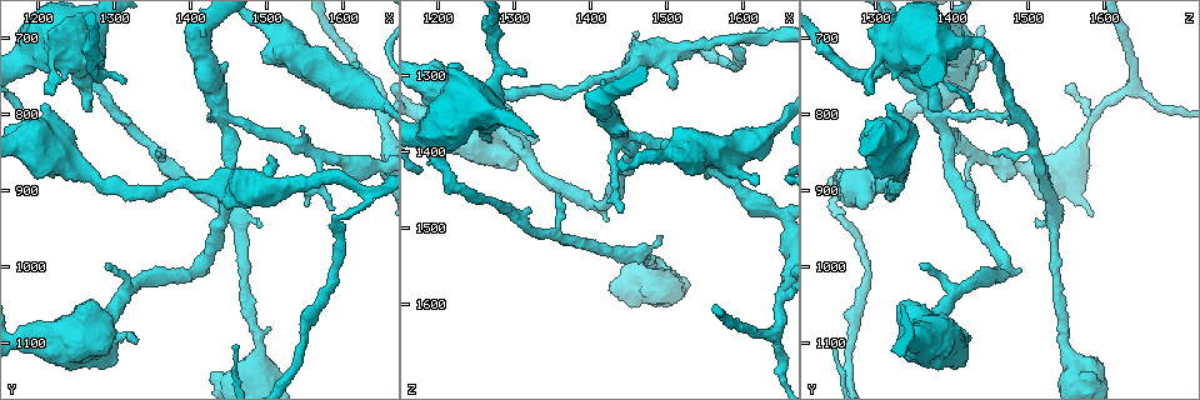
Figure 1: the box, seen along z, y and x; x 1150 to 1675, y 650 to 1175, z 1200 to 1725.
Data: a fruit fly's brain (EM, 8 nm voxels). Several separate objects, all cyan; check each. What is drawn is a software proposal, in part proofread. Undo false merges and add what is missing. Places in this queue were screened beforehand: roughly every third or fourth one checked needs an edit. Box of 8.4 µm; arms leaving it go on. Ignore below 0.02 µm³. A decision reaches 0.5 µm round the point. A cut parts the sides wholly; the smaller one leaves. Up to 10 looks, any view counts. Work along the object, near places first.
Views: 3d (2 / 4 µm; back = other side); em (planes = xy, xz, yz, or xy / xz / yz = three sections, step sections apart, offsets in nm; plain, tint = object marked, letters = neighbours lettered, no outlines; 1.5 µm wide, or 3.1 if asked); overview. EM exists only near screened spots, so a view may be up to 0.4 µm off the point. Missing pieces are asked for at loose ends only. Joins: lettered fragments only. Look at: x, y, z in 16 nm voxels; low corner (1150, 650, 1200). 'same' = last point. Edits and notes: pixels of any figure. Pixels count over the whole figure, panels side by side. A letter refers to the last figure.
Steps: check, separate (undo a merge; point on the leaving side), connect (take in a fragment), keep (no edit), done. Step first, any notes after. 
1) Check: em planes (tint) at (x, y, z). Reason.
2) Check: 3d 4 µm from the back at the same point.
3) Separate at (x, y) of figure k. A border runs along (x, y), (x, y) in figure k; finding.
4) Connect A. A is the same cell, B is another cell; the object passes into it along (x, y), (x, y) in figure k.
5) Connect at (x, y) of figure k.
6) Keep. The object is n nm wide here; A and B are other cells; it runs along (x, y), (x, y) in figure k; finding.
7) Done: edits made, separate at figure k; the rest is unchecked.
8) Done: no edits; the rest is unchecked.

Check: em xz step 4 (letters) at (1495, 950, 1515).

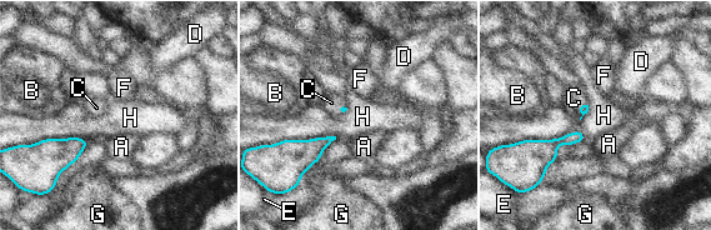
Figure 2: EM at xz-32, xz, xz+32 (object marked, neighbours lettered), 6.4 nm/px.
Check: em planes (letters) at the same point.

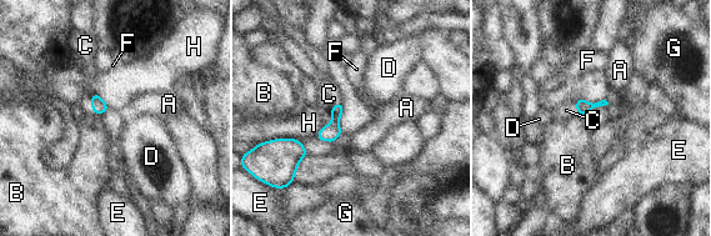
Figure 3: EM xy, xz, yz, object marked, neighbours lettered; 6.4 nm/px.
Connect C. The longest contact is with H, 200 nm; C is the same cell, A, B, D, E, F, G and H are other cells; the object passes into it along (331, 131), (331, 113), (329, 94) in figure 3; it goes on there.

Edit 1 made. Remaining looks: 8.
Check: em xz step 4 (tint) at (1285, 1000, 1355). Free end.

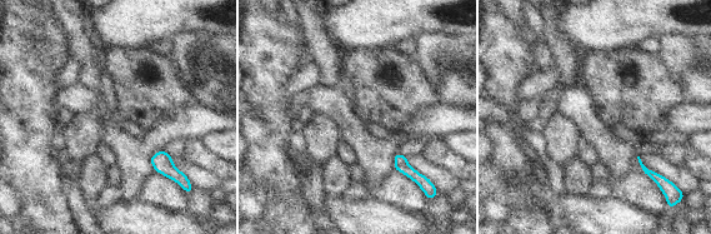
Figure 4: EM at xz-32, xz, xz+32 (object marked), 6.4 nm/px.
Check: em planes (letters) at the same point.

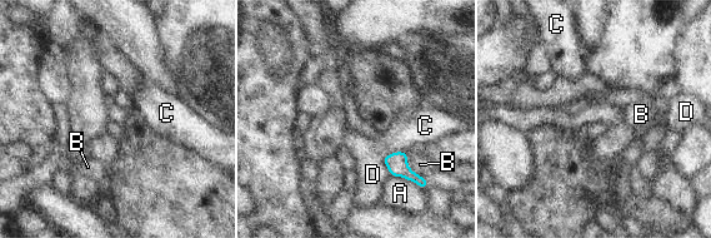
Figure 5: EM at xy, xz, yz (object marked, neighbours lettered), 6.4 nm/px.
Keep. A, B, C and D are other cells; no lettered fragment goes on from it.

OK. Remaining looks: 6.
Check: 3d 4 µm at (1445, 815, 1380). Four-way junction.

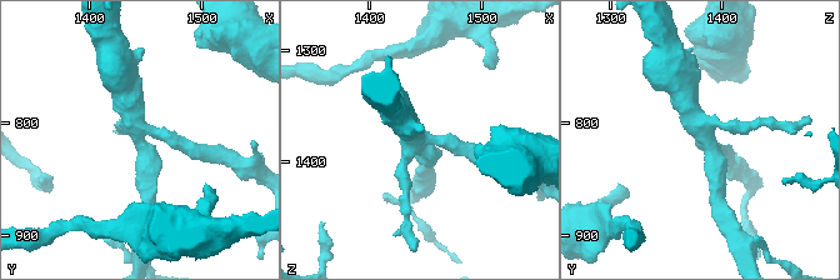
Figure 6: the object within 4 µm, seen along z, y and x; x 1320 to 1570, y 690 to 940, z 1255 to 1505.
Check: em xz step 8 (tint) at (1448, 810, 1382). 4 arms meet here.

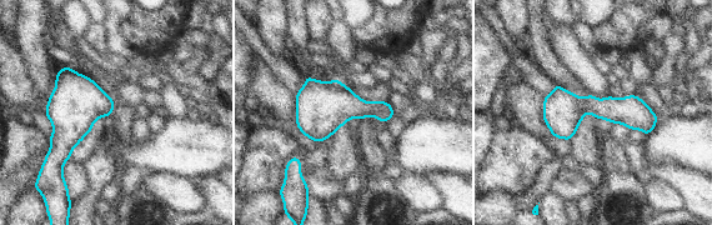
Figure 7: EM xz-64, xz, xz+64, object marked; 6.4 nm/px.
Check: em planes (letters) at the same point. Another direction.

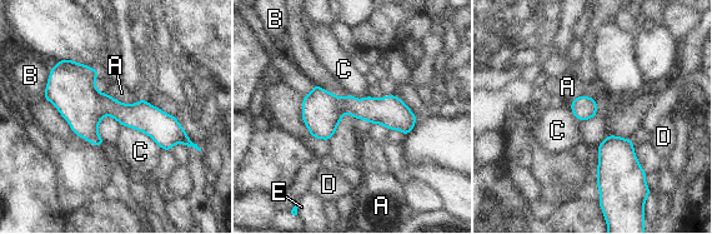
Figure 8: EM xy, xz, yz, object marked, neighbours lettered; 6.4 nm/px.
Keep. A, B, C, D and E are other cells; a border runs along (124, 127), (145, 133), (163, 149) in figure 8; continuous, no second neuron.

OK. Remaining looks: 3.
Check: 3d 2 µm at (1630, 905, 1255). Three arms meet.

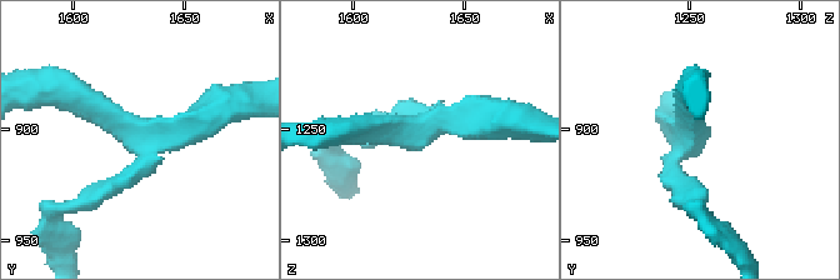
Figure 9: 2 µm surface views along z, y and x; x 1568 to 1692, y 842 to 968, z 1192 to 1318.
Check: em planes (tint) at (1632, 906, 1250). 3 arms meet here.

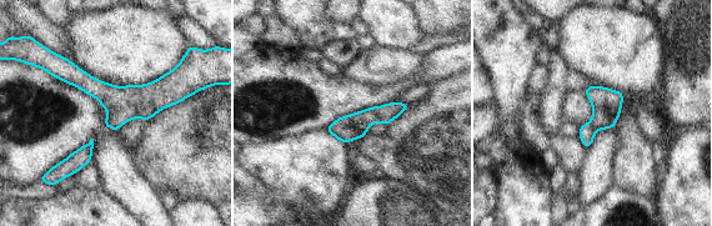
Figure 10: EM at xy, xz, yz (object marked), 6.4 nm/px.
Check: em planes (letters) at the same point. What lies round it.

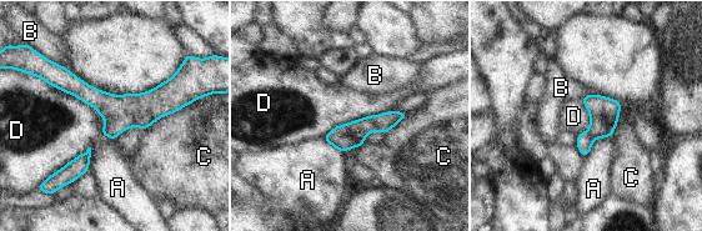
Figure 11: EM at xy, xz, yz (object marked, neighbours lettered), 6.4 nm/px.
Separate at (585, 141) of figure 11. A, B, C and D are other cells; a second neuron is stuck on.

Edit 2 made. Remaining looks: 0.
Done: edits made, connect at figure 3, separate at figure 11; the rest is unchecked.

